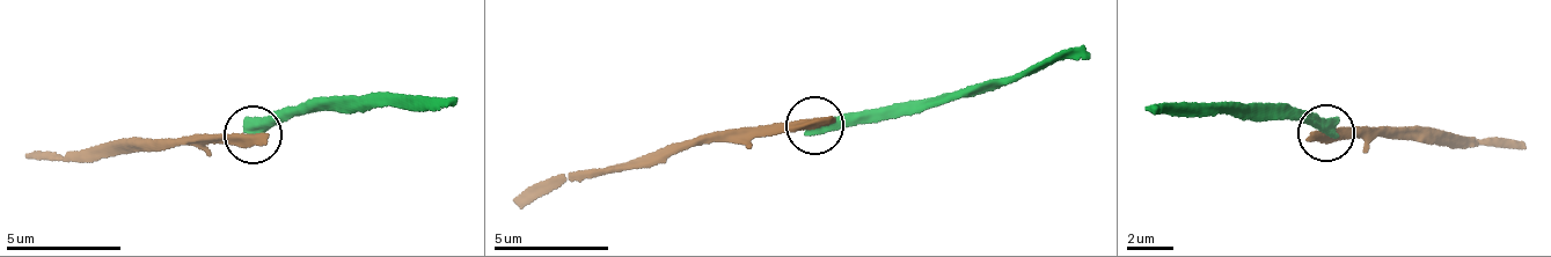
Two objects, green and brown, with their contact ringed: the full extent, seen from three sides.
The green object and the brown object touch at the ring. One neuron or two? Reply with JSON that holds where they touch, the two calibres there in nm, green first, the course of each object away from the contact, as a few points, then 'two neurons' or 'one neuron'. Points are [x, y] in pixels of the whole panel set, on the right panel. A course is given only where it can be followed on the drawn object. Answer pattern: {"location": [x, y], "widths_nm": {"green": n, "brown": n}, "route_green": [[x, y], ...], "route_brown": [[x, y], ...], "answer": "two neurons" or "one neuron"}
{"location": [1326, 132], "widths_nm": {"green": 500, "brown": 550}, "route_green": [[1328, 133], [1308, 124], [1151, 109]], "route_brown": [[1328, 133], [1384, 124], [1521, 145]], "answer": "two neurons"}

